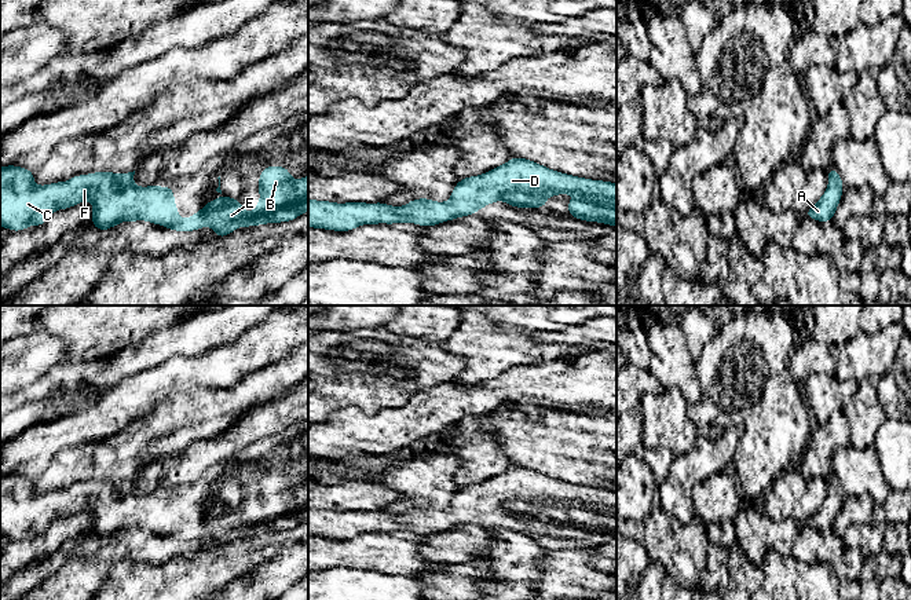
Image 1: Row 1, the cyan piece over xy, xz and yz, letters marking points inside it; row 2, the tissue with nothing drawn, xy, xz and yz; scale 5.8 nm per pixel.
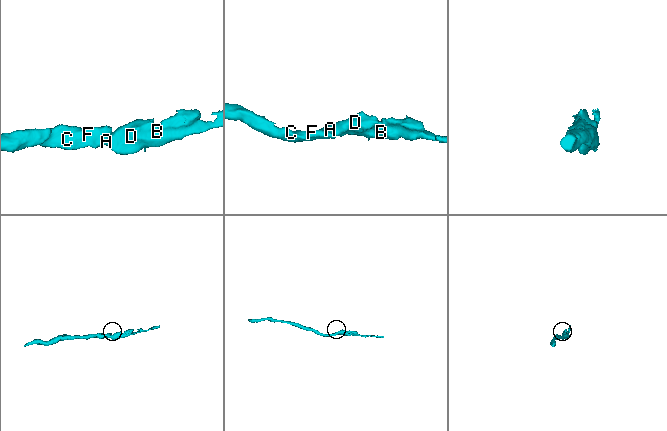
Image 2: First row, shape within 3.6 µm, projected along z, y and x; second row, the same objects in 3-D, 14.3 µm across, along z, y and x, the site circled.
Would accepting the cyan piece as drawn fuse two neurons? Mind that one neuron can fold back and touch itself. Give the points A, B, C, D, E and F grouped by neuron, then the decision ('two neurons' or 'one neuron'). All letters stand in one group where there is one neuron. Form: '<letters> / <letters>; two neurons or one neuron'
A B C D E F; one neuron

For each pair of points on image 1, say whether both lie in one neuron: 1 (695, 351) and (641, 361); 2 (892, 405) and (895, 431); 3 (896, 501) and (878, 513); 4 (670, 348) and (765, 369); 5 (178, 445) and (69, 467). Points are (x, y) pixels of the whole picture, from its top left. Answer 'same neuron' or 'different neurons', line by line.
1: different neurons
2: different neurons
3: same neuron
4: different neurons
5: different neurons

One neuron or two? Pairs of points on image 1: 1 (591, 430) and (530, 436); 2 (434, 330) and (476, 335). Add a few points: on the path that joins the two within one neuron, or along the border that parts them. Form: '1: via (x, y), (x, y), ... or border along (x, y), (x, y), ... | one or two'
1: via (575, 434), (545, 436) | one
2: border along (461, 319), (460, 325), (441, 344) | two

